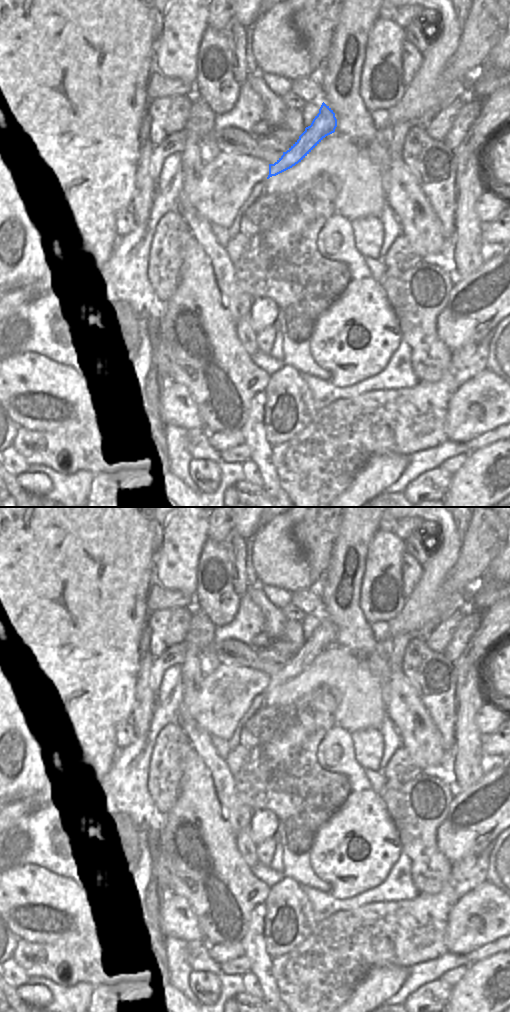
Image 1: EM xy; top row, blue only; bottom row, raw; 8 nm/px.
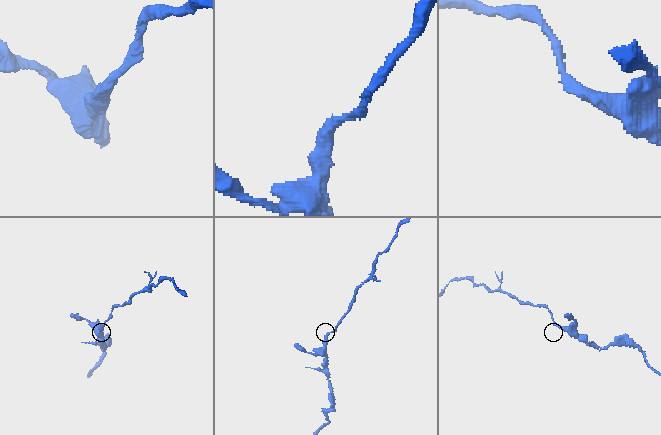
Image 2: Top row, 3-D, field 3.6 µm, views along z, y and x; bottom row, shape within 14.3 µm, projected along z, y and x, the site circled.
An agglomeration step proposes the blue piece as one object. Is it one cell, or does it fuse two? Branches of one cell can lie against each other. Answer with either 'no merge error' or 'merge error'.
no merge error

